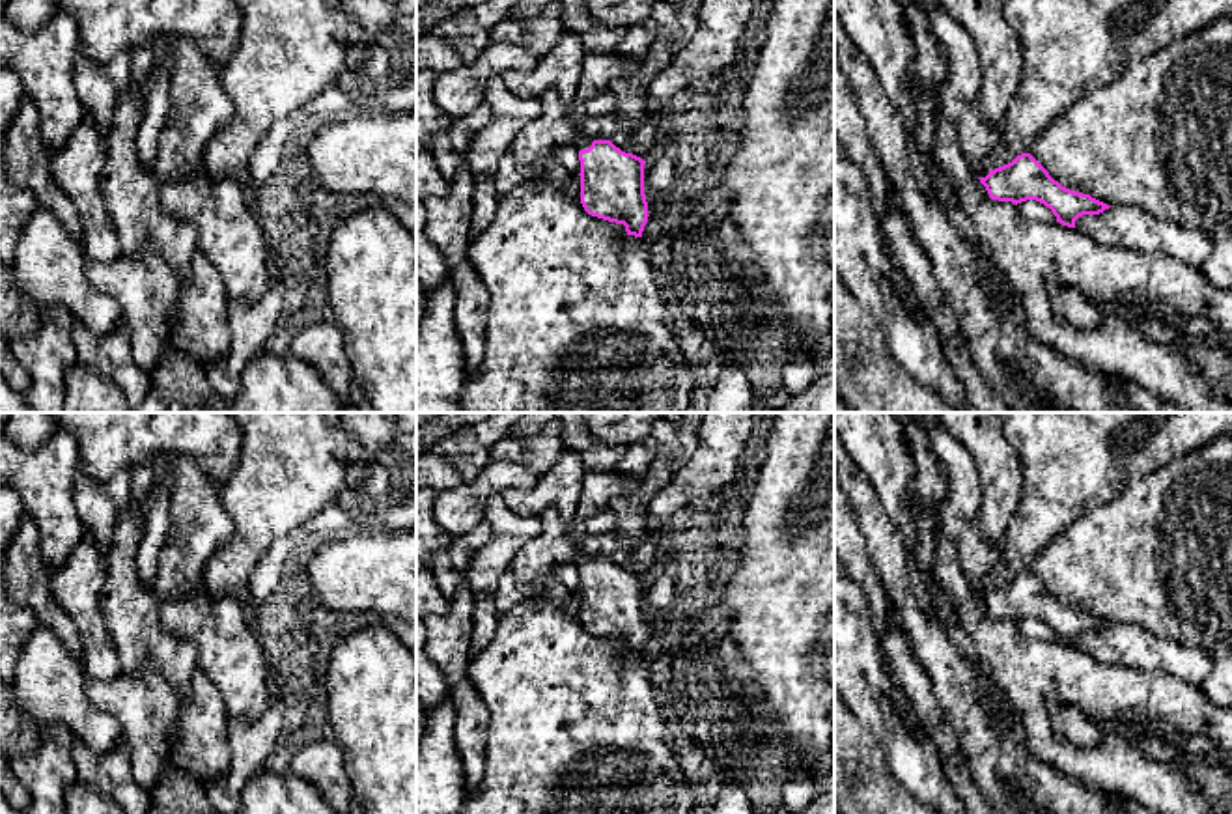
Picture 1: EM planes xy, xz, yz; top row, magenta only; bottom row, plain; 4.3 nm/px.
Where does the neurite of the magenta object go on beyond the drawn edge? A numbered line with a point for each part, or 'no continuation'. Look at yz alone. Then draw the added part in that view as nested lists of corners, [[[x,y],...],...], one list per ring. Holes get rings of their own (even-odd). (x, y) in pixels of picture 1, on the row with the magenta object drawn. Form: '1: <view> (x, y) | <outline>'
1: yz (958, 101) | [[[915,0],[928,15],[933,37],[948,62],[948,78],[941,90],[939,110],[958,131],[961,151],[976,177],[986,177],[986,161],[999,138],[978,110],[980,60],[971,35],[948,17],[937,0]]]

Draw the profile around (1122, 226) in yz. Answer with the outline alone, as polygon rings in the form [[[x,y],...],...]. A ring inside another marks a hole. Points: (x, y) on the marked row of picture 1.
[[[1111,205],[1099,215],[1083,215],[1073,230],[1105,246],[1163,254],[1193,269],[1198,269],[1211,250],[1211,239],[1204,232],[1133,205]]]

